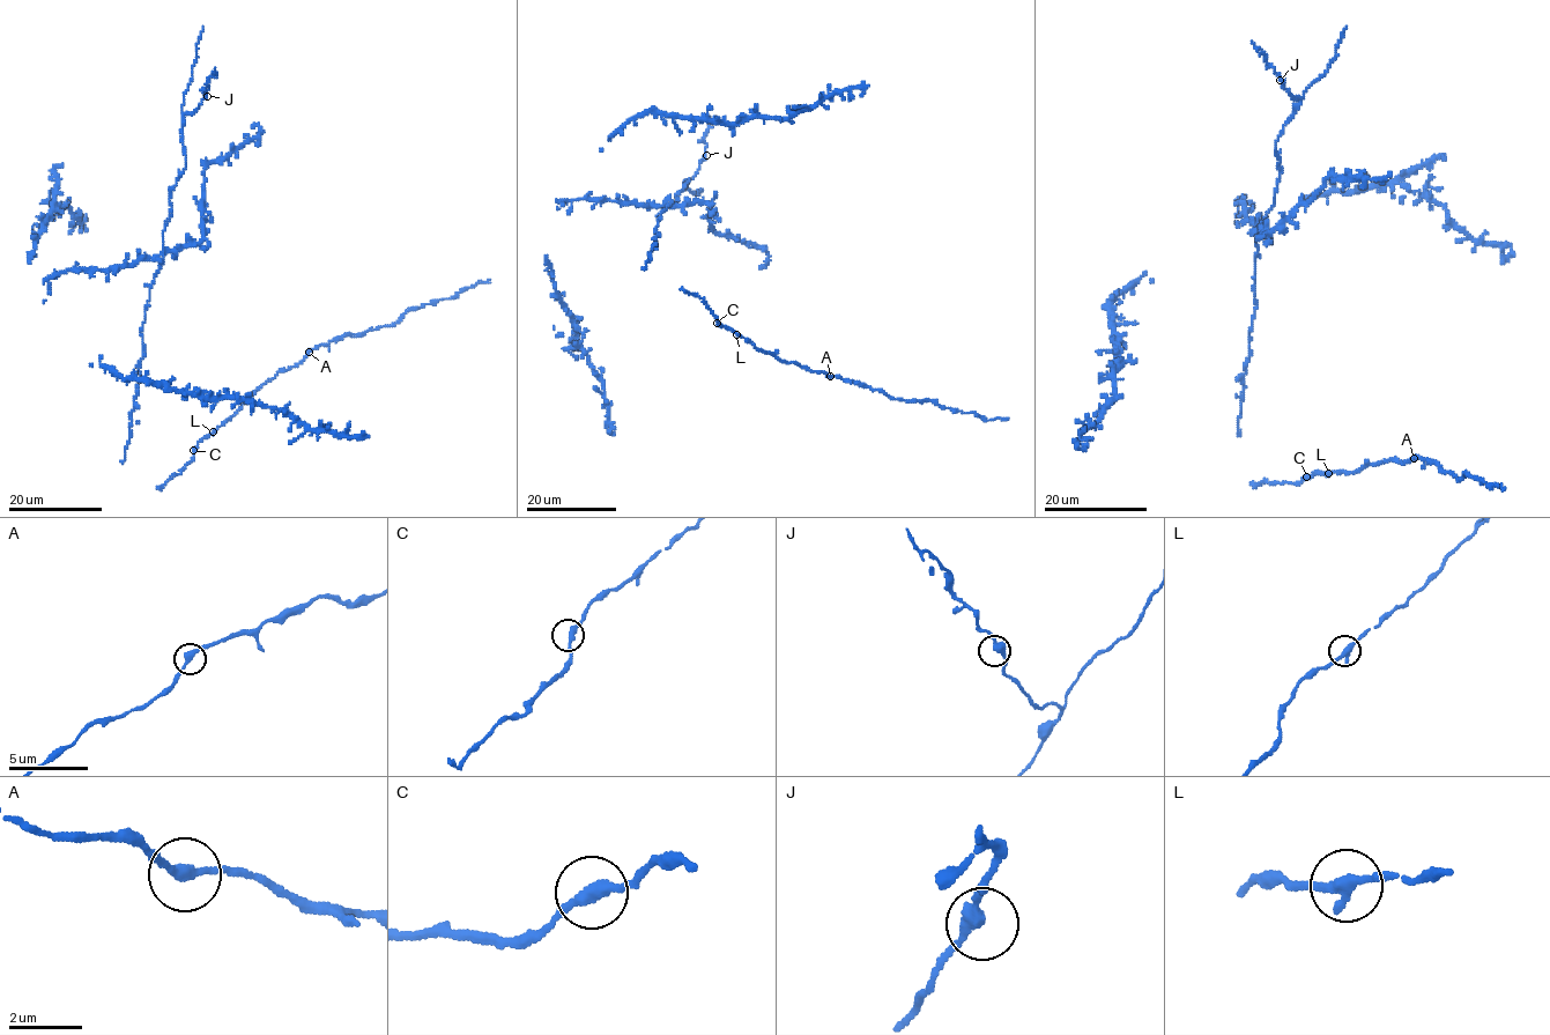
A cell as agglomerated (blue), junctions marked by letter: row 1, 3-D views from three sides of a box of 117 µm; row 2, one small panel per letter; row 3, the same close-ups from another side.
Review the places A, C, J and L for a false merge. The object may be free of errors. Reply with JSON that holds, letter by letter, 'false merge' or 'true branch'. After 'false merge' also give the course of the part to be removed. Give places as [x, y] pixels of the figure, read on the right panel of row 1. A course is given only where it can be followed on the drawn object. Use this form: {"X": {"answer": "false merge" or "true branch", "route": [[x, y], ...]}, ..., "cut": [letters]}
{"A": {"answer": "true branch"}, "C": {"answer": "true branch"}, "J": {"answer": "true branch"}, "L": {"answer": "true branch"}, "cut": []}

